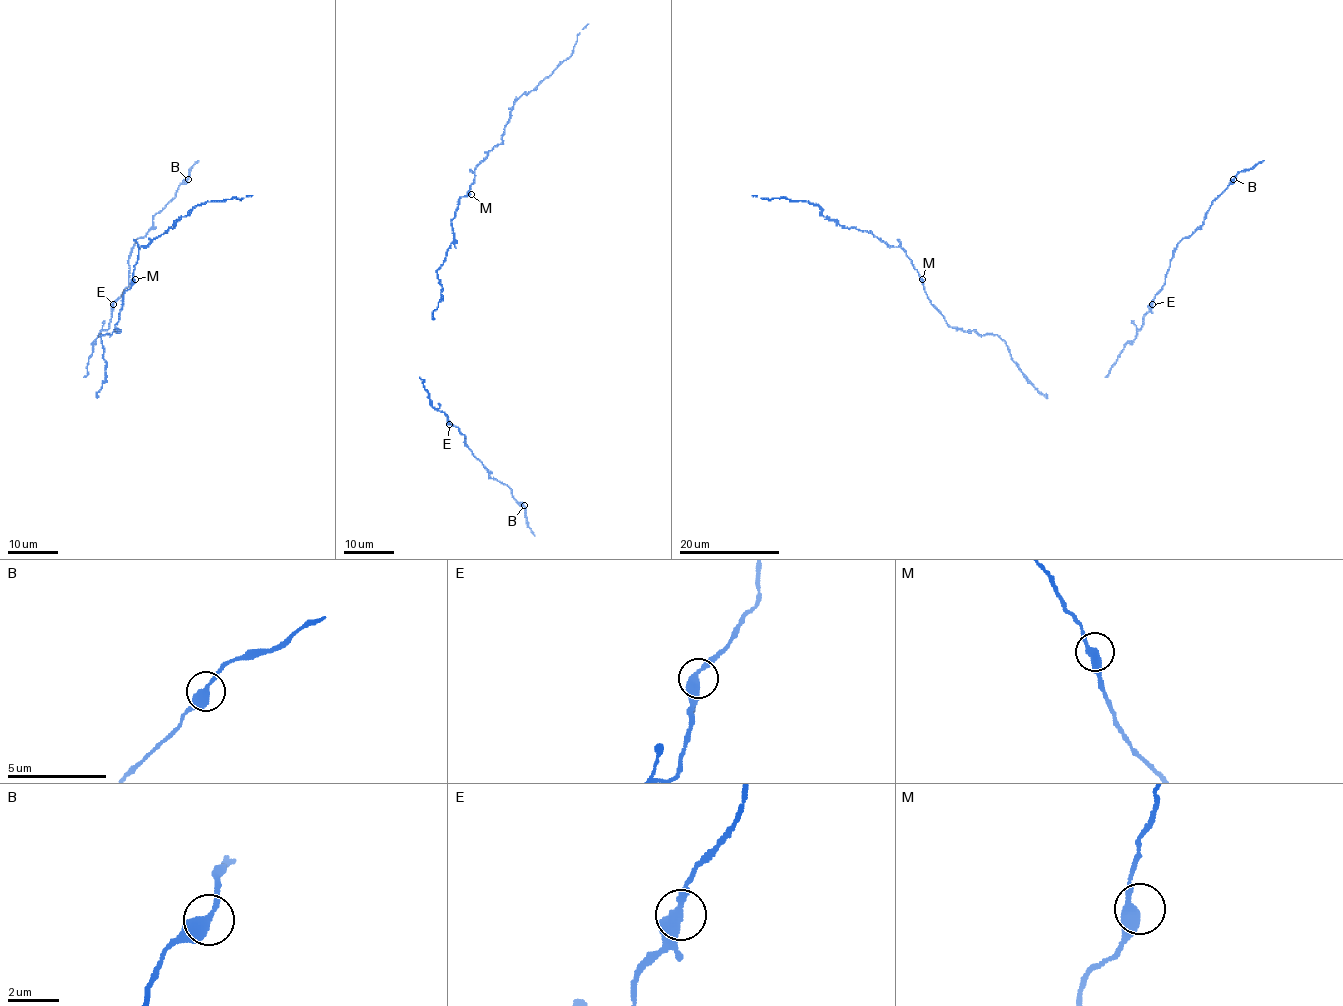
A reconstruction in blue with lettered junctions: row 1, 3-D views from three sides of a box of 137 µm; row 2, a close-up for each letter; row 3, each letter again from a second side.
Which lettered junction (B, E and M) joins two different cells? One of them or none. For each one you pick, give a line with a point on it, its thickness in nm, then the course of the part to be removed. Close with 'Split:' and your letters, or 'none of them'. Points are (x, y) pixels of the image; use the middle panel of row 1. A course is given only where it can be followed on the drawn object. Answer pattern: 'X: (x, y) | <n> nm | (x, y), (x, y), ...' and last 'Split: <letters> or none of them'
Split: none of them

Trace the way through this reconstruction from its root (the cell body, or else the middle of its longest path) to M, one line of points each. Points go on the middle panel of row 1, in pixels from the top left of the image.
M: (441, 294), (437, 270), (453, 240), (451, 222), (458, 200), (471, 194)

